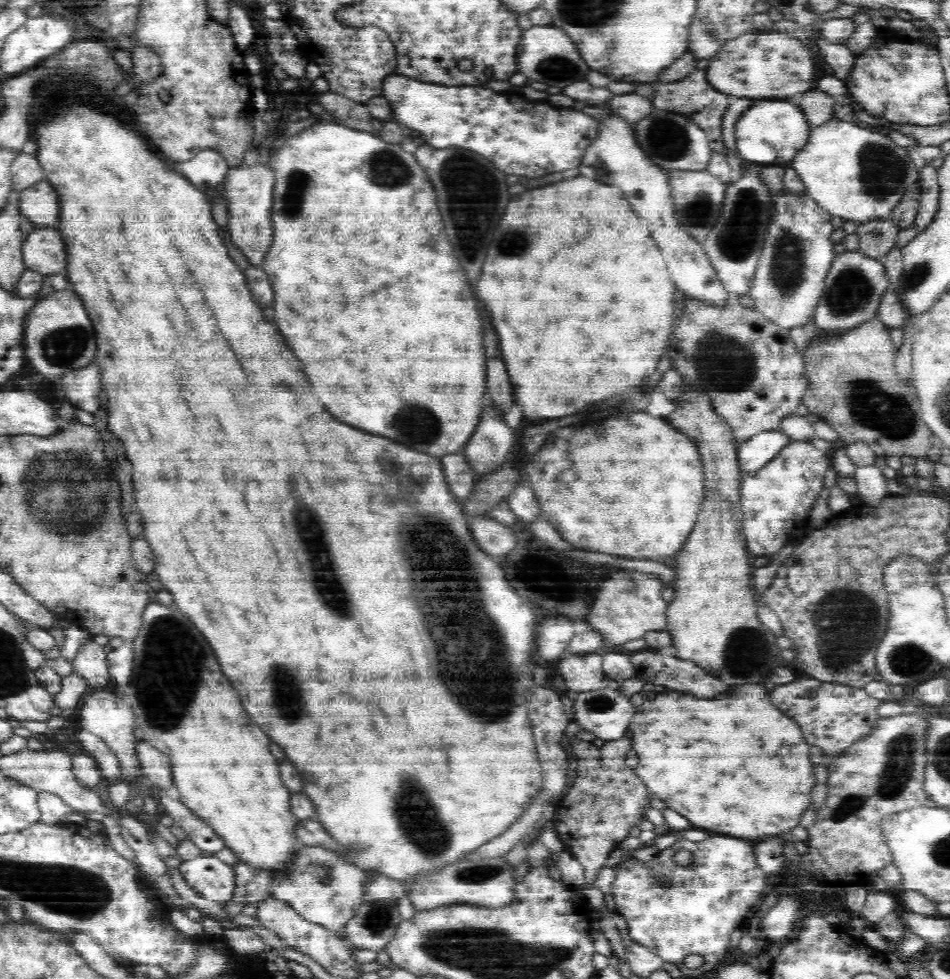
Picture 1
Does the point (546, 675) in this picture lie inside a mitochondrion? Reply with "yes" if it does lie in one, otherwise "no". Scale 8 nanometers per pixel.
no

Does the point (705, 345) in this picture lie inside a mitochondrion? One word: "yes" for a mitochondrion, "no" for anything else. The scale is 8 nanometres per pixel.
yes

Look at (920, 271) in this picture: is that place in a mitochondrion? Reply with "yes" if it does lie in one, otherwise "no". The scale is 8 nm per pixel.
yes

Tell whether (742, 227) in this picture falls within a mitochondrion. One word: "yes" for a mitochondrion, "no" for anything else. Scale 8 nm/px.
yes

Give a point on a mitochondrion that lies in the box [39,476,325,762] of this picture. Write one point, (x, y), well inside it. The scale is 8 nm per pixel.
(166, 639)

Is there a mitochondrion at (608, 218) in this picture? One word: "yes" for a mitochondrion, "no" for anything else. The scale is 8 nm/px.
no

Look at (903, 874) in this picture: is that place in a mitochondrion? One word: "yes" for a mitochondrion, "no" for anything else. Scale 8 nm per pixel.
no

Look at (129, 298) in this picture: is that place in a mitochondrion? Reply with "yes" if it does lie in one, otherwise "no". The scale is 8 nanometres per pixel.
no

